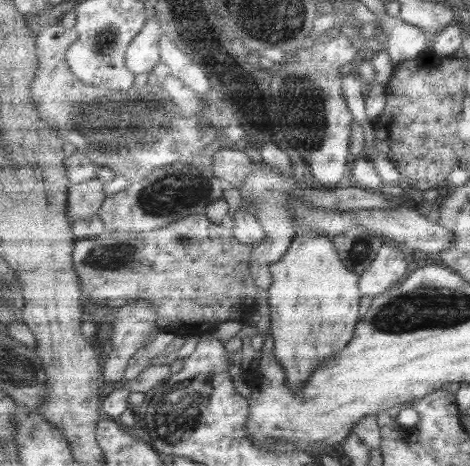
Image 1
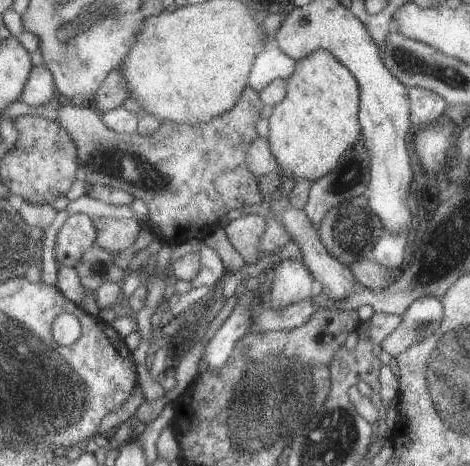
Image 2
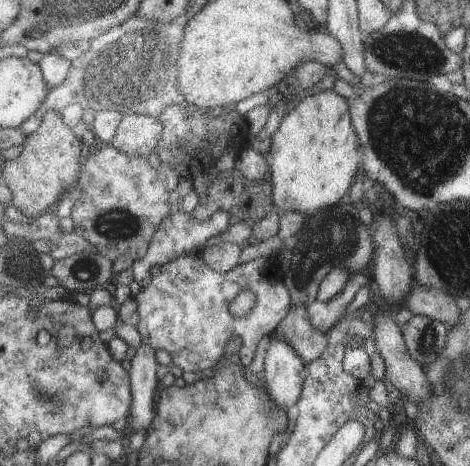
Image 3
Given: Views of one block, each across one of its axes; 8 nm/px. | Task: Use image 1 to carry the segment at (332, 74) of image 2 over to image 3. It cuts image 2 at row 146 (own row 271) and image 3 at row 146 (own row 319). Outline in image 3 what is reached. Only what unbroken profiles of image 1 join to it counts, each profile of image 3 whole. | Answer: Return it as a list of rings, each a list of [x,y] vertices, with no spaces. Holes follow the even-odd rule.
[[[333,88],[317,92],[301,94],[301,100],[289,108],[279,122],[277,130],[271,134],[269,146],[269,176],[271,176],[271,198],[279,210],[293,210],[305,216],[319,212],[323,208],[331,208],[343,200],[347,200],[347,192],[351,182],[361,174],[361,166],[357,164],[357,150],[359,150],[357,134],[351,126],[349,114],[349,98],[337,94]]]

